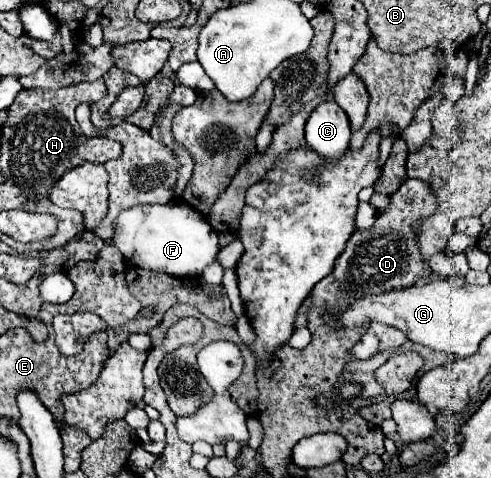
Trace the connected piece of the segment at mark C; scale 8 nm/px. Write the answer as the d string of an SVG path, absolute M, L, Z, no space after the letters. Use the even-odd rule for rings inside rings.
M333 100L319 104L307 120L305 138L307 146L327 164L337 164L349 148L351 126L347 114Z

